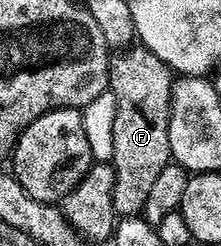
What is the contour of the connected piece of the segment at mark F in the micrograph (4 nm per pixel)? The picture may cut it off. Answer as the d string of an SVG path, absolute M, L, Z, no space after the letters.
M134 43L109 58L109 88L115 97L113 210L121 217L142 212L155 179L171 164L169 124L175 74L152 51Z

